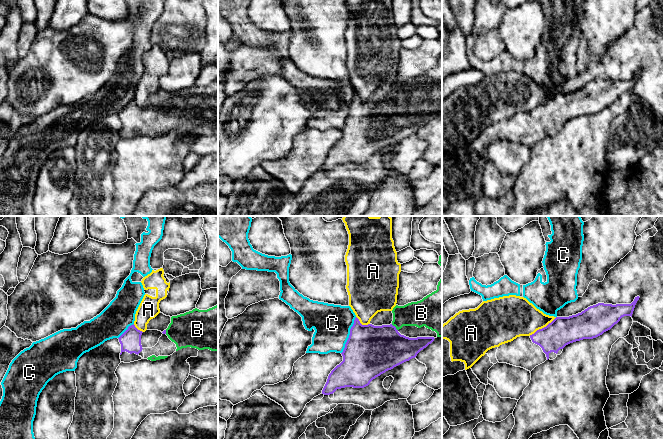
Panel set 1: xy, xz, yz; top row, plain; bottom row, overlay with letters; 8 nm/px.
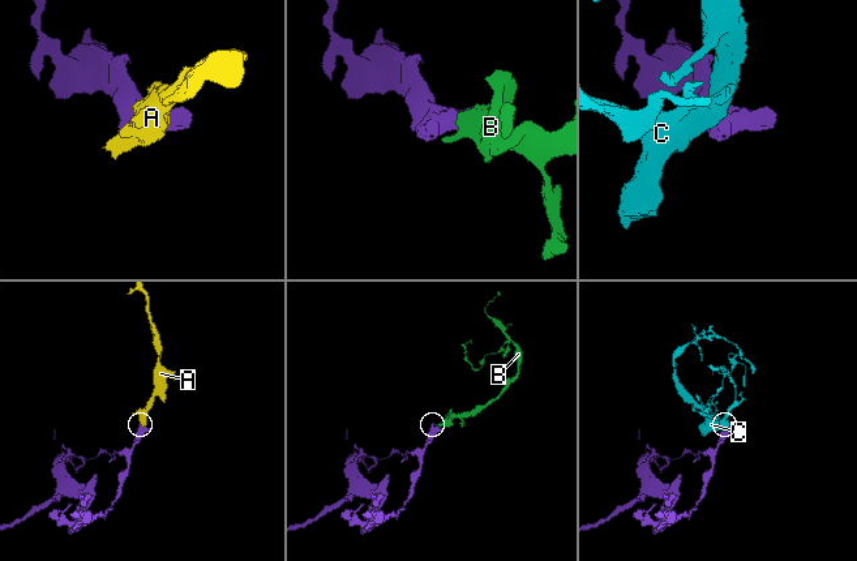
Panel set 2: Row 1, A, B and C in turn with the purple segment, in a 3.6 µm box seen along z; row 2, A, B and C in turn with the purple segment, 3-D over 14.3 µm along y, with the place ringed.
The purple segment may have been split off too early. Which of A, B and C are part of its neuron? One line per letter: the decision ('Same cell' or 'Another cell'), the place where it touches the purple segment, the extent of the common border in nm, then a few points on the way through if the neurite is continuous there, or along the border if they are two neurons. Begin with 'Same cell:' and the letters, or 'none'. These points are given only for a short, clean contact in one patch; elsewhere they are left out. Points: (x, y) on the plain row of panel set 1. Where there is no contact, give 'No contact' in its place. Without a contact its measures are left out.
Same cell: B
A: Another cell. Touches purple at yz (542, 104). Shared border 260 nm. Boundary: yz (556, 93), (529, 111)
B: Same cell. Touches purple at xz (395, 103). Shared border 80 nm
C: Another cell. Touches purple at xz (349, 111). Shared border 320 nm. Boundary: xz (356, 93), (341, 129)

